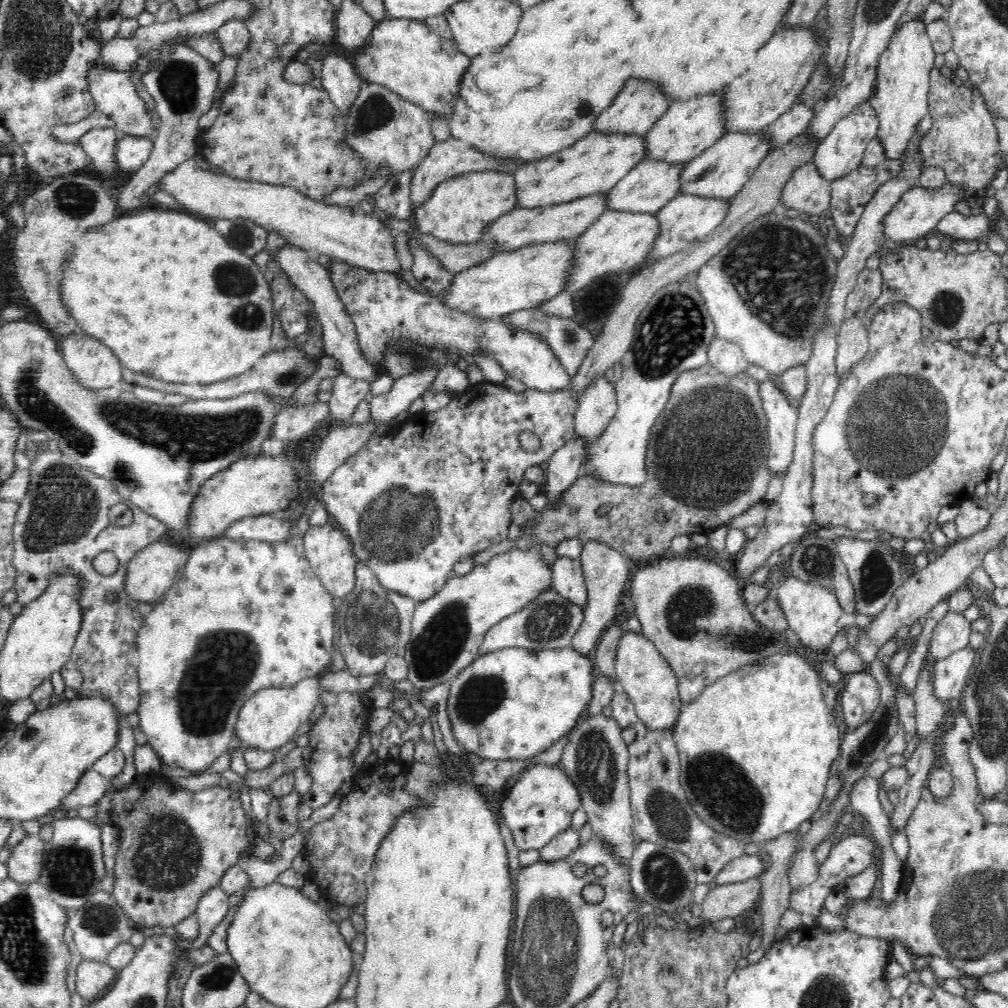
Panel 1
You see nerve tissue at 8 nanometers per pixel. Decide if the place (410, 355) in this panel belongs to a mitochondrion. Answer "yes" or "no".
yes

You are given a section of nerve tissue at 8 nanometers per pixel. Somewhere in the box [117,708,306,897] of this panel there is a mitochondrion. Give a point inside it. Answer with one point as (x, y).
(165, 855)

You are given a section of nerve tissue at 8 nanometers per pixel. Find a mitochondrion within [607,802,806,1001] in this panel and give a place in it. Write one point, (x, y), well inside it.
(664, 877)

